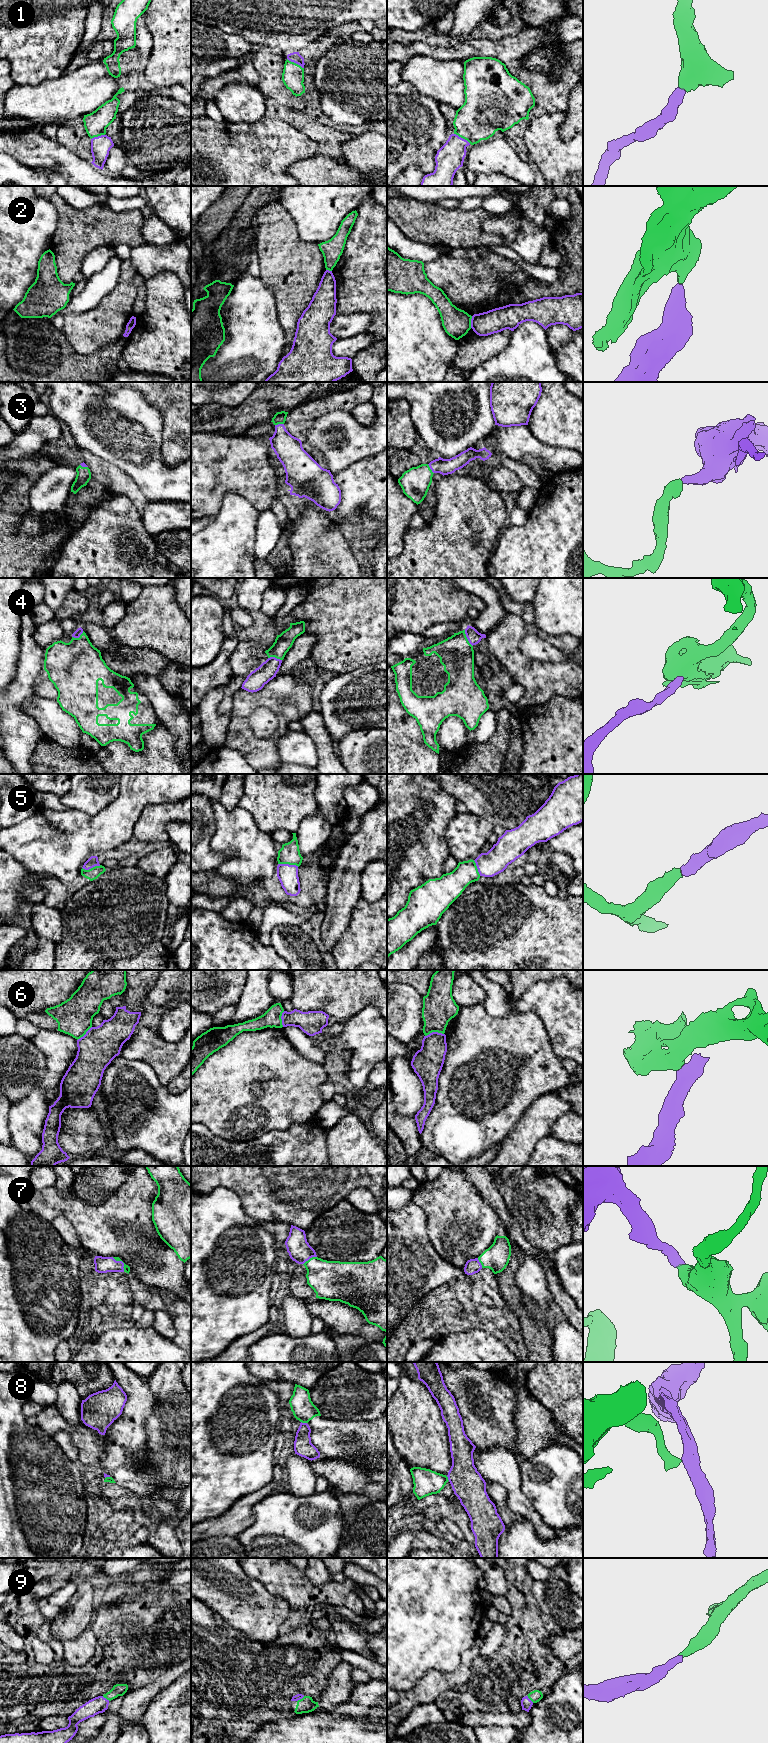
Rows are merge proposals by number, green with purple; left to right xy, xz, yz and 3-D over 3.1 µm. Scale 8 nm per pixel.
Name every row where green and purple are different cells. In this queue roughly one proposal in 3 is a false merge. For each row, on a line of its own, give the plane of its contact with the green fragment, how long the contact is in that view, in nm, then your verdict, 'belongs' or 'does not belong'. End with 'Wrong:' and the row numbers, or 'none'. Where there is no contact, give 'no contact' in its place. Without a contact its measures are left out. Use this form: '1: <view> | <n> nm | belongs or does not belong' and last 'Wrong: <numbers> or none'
1: xz | 160 nm | belongs
2: yz | 100 nm | does not belong
3: yz | 90 nm | belongs
4: yz | 150 nm | belongs
5: xz | 170 nm | belongs
6: yz | 150 nm | does not belong
7: xy | 160 nm | belongs
8: xz | 50 nm | does not belong
9: xz | 80 nm | belongs
Wrong: 2, 6, 8

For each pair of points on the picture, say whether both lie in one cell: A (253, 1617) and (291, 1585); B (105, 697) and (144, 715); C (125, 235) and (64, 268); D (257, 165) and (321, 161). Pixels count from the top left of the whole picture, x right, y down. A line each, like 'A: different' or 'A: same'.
A: different
B: same
C: same
D: different

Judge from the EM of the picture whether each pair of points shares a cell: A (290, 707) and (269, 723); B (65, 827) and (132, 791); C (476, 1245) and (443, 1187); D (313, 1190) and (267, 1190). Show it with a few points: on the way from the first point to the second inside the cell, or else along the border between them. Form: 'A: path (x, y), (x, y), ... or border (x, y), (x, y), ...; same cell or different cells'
A: border (259, 706), (277, 718), (267, 739); different cells
B: path (82, 827), (99, 827), (118, 808); same cell
C: path (470, 1231), (459, 1220), (451, 1201); same cell
D: path (302, 1189), (278, 1189); same cell

